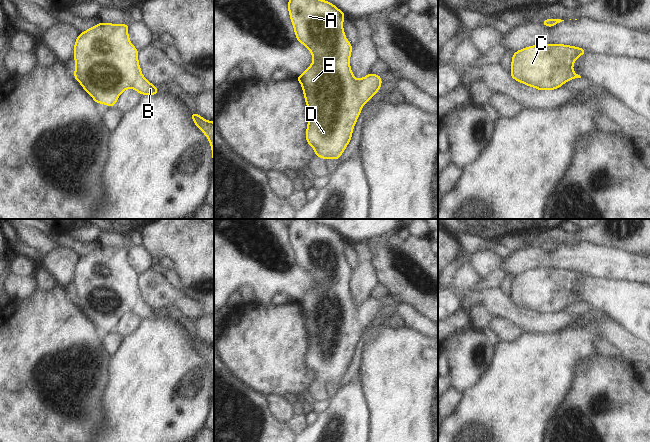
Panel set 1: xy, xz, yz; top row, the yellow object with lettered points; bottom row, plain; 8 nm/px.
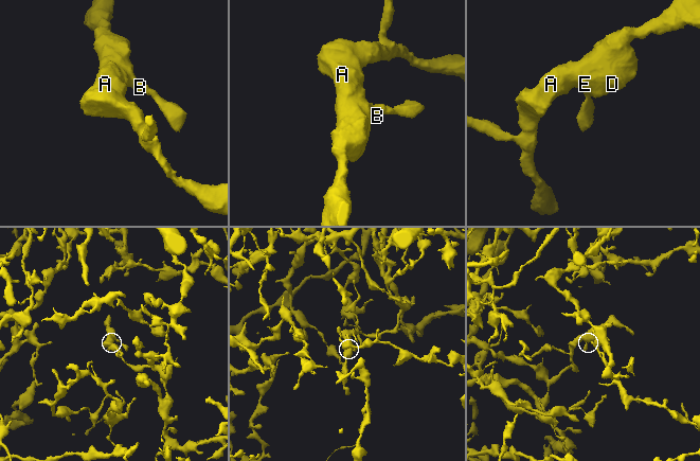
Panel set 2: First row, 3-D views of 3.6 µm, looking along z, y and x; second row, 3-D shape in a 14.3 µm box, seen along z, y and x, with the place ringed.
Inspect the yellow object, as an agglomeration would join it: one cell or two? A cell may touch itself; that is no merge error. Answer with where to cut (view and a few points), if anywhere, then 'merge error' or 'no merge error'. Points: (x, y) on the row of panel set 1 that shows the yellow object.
no cut | no merge error

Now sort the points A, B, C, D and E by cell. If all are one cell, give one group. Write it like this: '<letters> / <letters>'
A B C D E

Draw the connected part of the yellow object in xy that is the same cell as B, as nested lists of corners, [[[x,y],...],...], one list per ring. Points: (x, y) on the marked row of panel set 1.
[[[100,22],[80,33],[76,39],[73,57],[76,69],[73,74],[96,104],[103,103],[114,107],[119,95],[128,88],[136,90],[141,95],[159,93],[158,88],[142,75],[138,63],[138,49],[129,40],[128,27],[129,24],[116,25]]]

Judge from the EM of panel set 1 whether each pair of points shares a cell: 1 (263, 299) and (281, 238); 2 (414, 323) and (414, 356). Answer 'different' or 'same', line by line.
1: same
2: different

